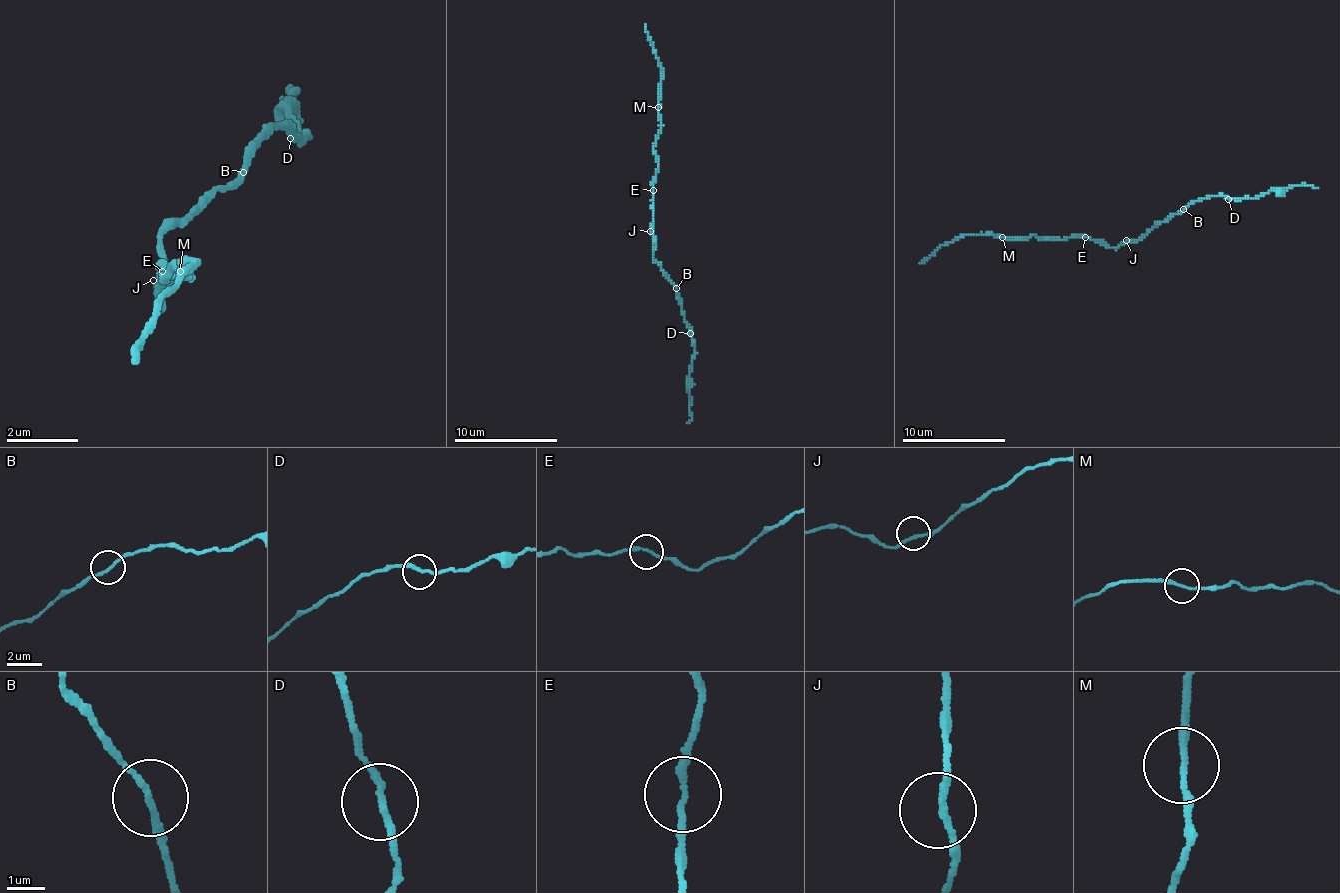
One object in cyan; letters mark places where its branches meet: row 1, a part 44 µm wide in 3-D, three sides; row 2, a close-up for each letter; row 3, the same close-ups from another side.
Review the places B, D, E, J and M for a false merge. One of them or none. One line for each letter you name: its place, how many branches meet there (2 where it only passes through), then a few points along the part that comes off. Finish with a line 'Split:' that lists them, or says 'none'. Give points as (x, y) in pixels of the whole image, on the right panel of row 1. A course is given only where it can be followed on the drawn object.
Split: none

